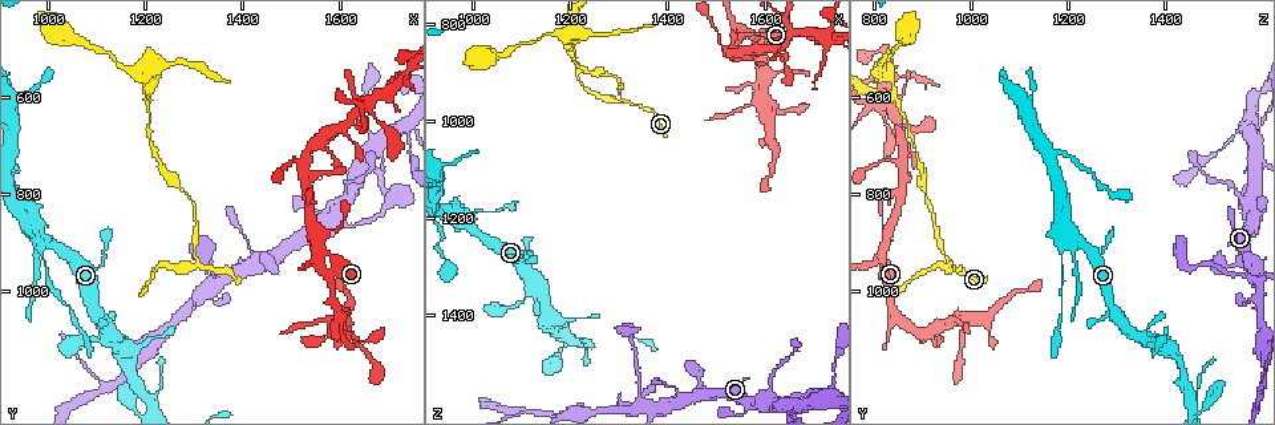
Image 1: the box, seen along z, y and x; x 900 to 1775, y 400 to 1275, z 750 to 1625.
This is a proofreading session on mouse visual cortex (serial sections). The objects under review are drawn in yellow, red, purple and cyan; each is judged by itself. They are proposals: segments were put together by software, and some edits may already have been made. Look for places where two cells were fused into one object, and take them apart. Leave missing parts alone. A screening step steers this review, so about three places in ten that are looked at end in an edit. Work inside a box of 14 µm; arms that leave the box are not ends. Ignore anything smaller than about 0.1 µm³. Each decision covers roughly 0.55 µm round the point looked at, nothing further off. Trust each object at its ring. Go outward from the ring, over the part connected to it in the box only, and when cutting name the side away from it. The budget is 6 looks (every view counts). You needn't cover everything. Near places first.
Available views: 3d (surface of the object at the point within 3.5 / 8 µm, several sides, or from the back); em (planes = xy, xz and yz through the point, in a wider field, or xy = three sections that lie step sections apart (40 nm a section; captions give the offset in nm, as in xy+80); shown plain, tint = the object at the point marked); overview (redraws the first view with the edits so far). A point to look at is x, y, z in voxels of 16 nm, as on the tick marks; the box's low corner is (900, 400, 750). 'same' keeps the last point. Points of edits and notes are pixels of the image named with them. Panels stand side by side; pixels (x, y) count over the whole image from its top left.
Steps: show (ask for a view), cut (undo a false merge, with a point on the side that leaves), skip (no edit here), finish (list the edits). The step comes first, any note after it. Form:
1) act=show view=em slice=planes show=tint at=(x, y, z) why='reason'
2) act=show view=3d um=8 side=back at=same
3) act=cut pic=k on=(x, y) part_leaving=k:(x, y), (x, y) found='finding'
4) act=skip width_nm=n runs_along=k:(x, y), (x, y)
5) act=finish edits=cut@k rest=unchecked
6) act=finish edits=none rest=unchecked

act=show view=3d um=3.5 at=(1560, 940, 820) why='closes a loop'

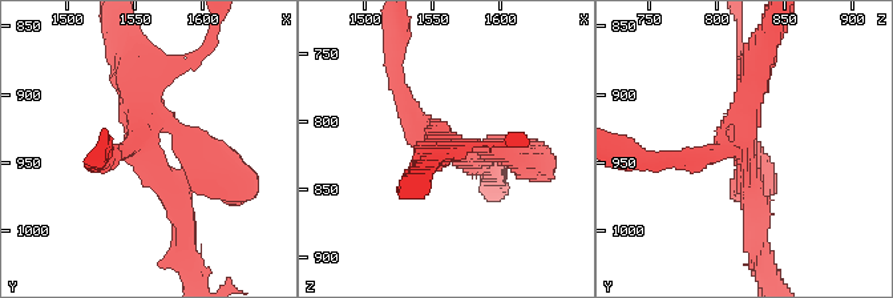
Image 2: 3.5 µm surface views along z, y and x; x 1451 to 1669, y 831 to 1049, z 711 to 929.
act=show view=em slice=xy step=3 show=tint at=(1558, 938, 818) arms=3 arm_widths_nm=200,250,350

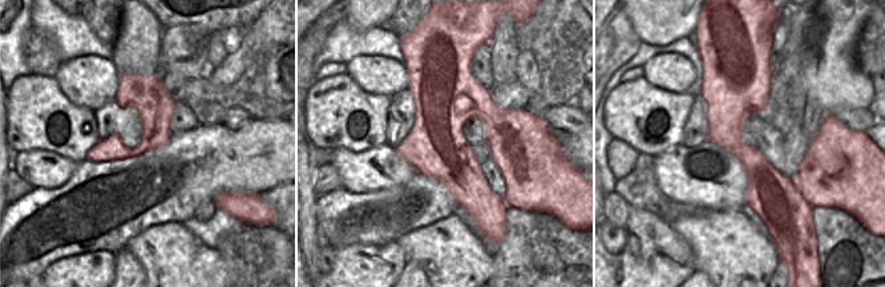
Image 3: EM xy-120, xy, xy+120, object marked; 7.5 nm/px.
act=skip width_nm=440 runs_along=2:(207, 174), (162, 174), (130, 60) found='one cell here'

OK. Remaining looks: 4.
act=show view=3d um=3.5 at=(985, 890, 1215) why='a fork'

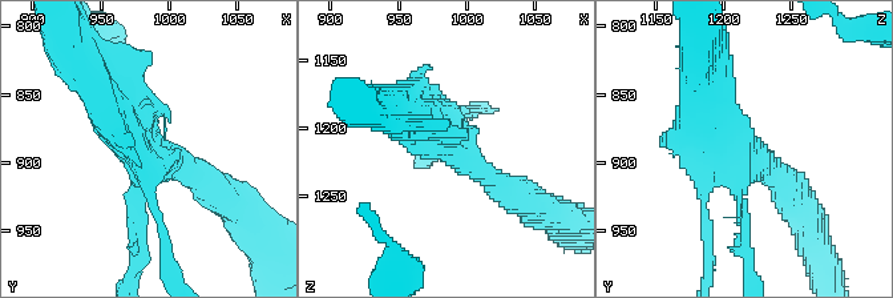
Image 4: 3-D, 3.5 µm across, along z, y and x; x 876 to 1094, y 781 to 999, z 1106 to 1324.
act=skip runs_along=4:(218, 194), (141, 145), (100, 92) found='one cell here'

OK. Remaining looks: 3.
act=show view=3d um=3.5 at=(1315, 950, 955) why='thick turns thin'

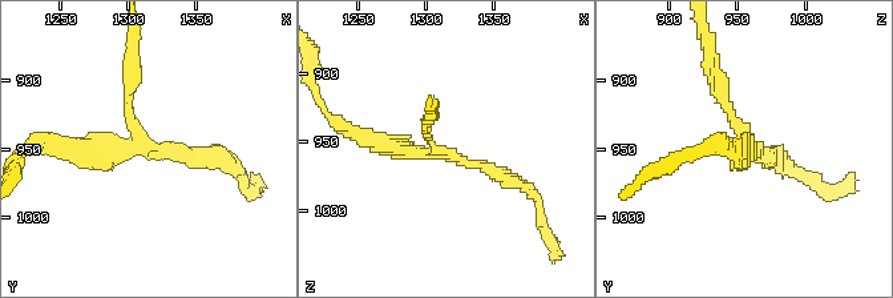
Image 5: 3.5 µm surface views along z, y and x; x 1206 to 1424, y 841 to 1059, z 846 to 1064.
act=show view=em slice=xy step=2 show=tint at=(1316, 948, 958) why='shape alone is not enough'

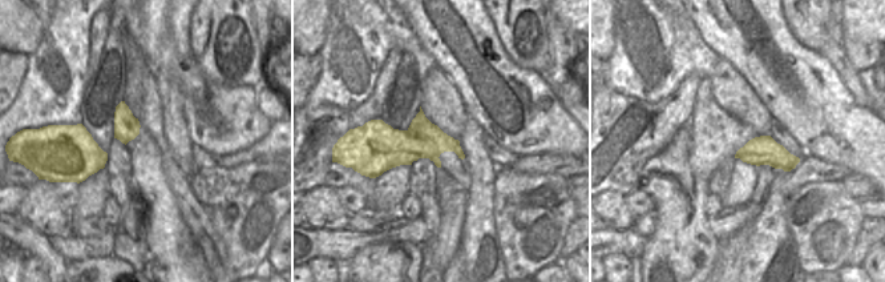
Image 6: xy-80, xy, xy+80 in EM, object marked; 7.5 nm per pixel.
act=cut pic=5 on=(128, 101) part_leaving=5:(149, 145), (129, 121), (133, 35) found='a second cell is stuck on'

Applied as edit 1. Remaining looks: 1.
act=finish edits=cut@5 rest=unchecked

